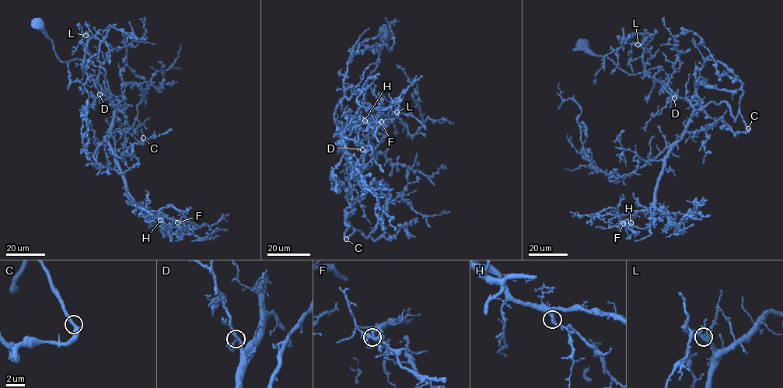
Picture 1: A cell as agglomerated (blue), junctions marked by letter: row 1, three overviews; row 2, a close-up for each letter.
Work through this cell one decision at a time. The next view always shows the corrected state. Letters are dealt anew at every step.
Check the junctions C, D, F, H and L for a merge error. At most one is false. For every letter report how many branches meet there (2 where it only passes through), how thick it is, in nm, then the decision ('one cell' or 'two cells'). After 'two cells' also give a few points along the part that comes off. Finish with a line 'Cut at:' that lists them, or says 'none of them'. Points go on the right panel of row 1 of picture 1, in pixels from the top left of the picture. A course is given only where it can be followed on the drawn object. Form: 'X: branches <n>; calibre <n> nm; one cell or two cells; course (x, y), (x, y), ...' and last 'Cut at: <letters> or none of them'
C: branches 3; calibre 240 nm; one cell
D: branches 3; calibre 190 nm; one cell
F: branches 3; calibre 220 nm; one cell
H: branches 3; calibre 240 nm; one cell
L: branches 3; calibre 220 nm; one cell
Cut at: none of them

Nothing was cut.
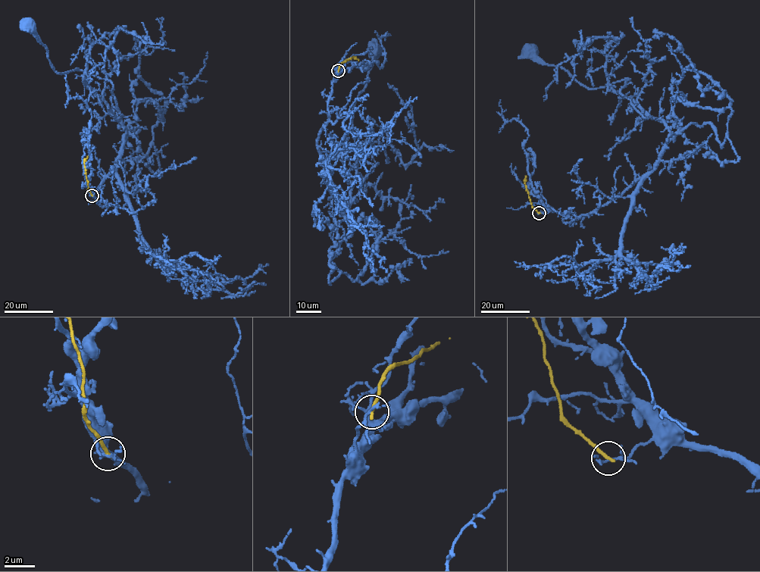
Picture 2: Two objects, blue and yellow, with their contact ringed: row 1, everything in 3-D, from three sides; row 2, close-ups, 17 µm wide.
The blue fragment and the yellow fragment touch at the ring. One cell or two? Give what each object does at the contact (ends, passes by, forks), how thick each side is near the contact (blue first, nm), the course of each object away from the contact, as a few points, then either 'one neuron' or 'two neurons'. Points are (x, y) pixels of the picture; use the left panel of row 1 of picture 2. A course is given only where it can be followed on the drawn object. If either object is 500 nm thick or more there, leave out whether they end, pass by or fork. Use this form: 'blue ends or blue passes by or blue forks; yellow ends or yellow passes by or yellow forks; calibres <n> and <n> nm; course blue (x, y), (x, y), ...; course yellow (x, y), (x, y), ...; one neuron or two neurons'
blue forks; yellow ends; calibres 150 and 260 nm; course blue (92, 195), (107, 207), (98, 189), (116, 167), (124, 139), (113, 85), (79, 70), (53, 70), (29, 26); course yellow (92, 195), (88, 189), (84, 165), (84, 159), (88, 156); two neurons

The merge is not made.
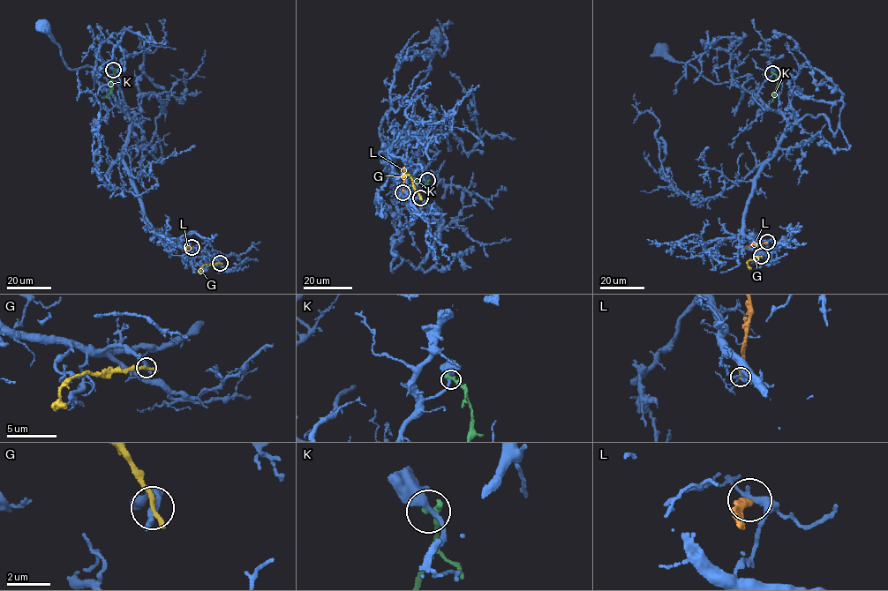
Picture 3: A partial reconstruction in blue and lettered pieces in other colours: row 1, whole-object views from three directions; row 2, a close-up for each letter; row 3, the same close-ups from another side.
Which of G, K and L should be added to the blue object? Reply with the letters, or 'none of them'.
none of them

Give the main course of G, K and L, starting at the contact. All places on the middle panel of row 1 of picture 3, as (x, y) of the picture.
G: (420, 198), (411, 177), (402, 176)
K: (427, 180), (425, 183), (416, 181), (405, 170)
L: (402, 192), (404, 166)

